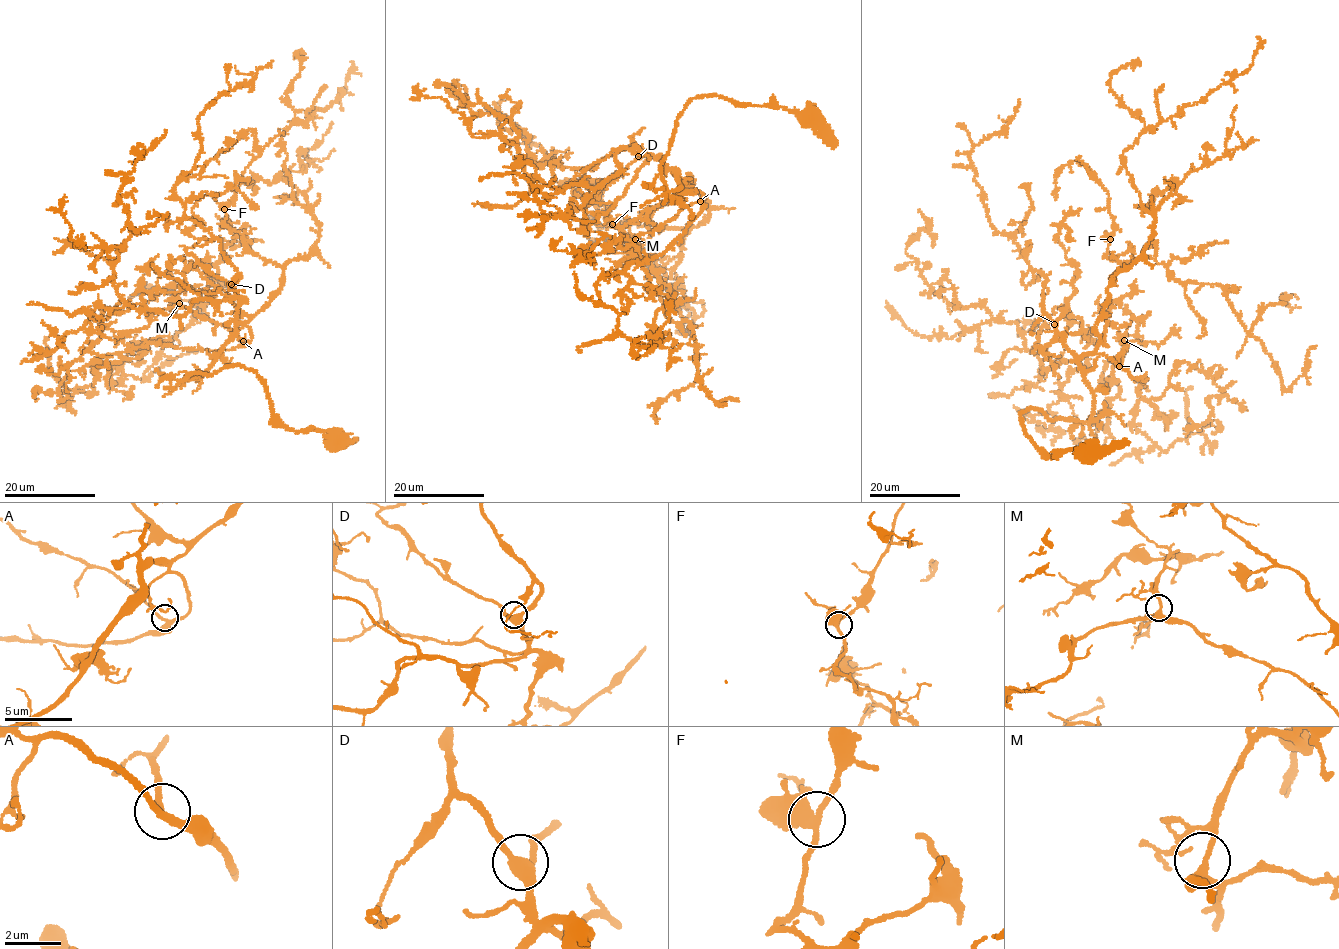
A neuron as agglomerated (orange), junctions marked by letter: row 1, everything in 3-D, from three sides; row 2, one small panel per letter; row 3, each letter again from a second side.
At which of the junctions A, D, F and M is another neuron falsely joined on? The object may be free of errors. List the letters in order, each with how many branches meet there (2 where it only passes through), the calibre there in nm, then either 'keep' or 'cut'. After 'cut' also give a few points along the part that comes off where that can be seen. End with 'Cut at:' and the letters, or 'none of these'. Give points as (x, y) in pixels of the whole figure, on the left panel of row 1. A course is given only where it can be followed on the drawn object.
A: 3 branches meet; 240 nm thick; keep
D: 3 branches meet; 360 nm thick; keep
F: 3 branches meet; 320 nm thick; keep
M: 3 branches meet; 280 nm thick; keep
Cut at: none of these

